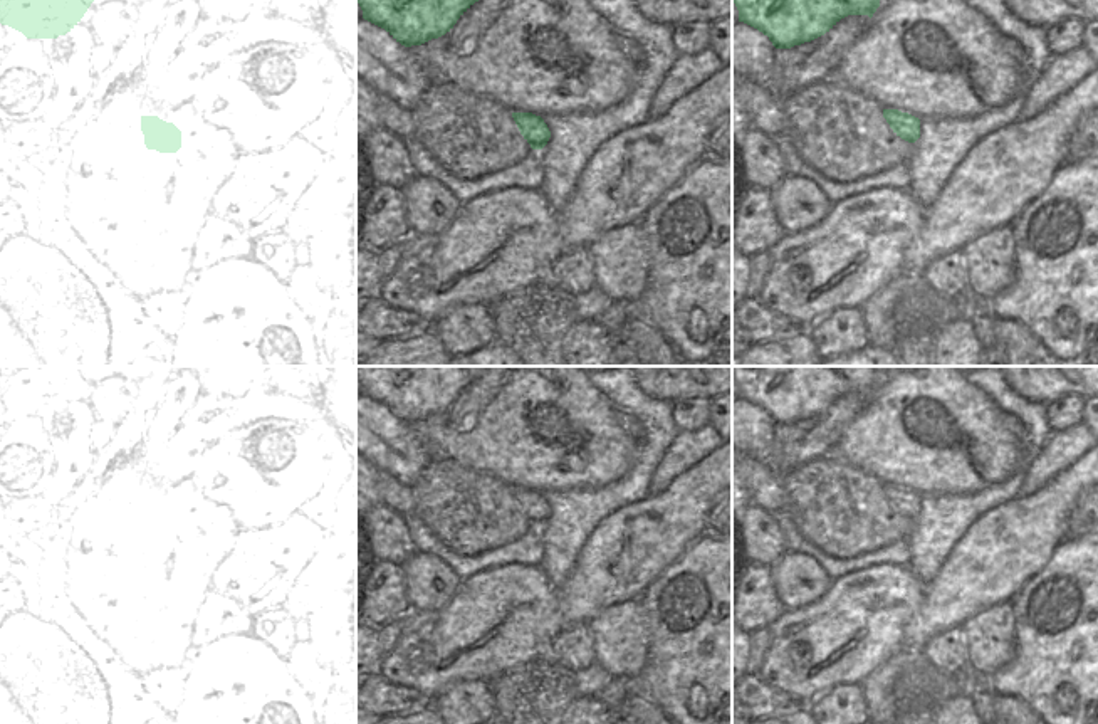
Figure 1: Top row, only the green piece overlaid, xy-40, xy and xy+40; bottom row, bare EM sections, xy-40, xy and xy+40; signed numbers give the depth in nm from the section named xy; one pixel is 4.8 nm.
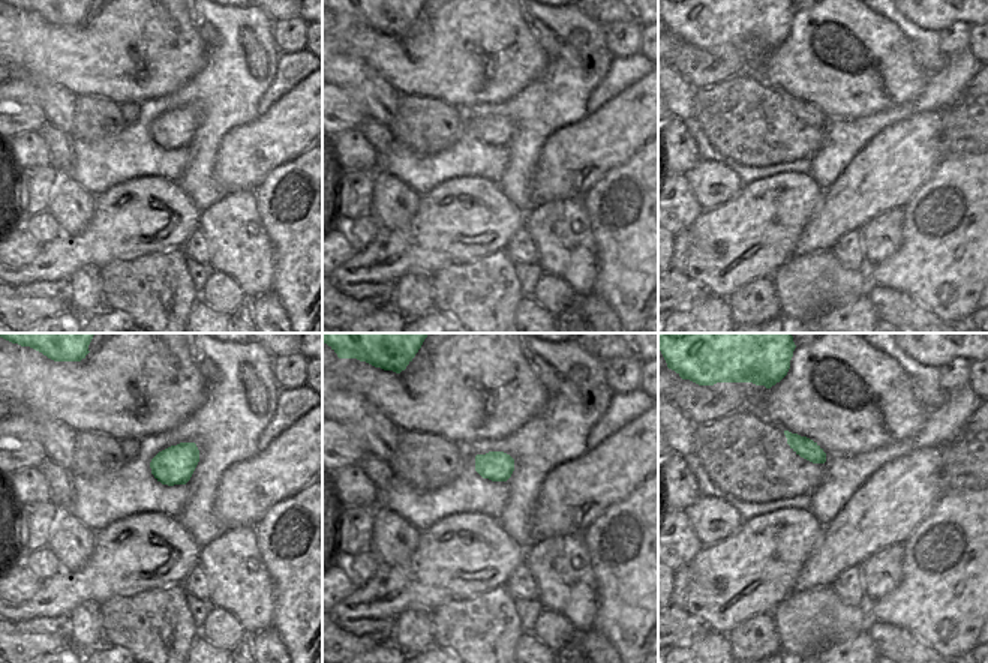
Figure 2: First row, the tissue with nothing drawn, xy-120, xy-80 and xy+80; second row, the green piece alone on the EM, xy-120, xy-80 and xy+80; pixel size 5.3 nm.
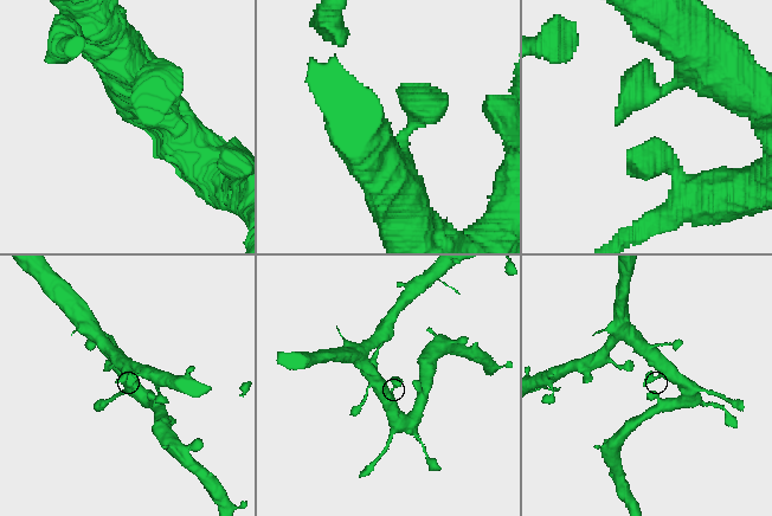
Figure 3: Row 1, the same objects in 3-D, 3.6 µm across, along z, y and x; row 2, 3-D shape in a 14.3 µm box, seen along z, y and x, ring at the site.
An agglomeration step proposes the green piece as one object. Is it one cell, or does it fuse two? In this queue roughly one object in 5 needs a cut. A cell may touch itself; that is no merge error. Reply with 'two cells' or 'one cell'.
one cell

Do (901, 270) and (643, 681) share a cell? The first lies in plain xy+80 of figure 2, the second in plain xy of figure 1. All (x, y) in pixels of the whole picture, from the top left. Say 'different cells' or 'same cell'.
same cell

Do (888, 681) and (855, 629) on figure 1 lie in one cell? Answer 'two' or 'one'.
two

